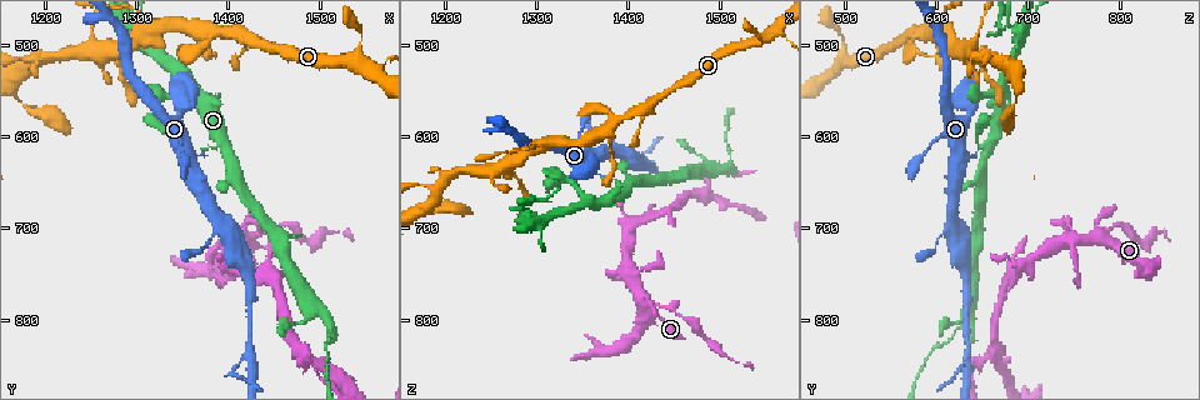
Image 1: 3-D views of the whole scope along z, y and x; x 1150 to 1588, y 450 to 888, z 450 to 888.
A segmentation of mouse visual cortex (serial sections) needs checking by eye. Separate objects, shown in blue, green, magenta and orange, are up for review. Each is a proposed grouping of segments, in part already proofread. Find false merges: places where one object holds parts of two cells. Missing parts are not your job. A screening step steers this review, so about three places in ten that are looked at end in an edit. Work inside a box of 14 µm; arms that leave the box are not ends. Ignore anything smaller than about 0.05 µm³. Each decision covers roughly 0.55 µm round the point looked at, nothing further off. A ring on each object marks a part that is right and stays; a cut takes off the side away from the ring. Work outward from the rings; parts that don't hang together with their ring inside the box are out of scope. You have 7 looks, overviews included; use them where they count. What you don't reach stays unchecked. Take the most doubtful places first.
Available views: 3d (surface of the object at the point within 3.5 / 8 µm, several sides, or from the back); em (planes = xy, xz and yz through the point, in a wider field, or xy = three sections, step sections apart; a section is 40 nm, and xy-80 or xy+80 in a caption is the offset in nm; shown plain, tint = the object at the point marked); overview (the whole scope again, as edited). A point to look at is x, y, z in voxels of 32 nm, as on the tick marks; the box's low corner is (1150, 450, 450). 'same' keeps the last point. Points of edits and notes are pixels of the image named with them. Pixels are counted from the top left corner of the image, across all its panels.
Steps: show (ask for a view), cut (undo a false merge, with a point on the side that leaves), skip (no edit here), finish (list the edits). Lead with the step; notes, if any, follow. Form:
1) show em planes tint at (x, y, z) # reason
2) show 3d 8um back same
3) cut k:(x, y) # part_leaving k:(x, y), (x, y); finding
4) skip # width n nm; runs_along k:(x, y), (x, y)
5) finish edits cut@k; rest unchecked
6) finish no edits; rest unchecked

show 3d 3.5um at (1415, 715, 785) # sudden change in width

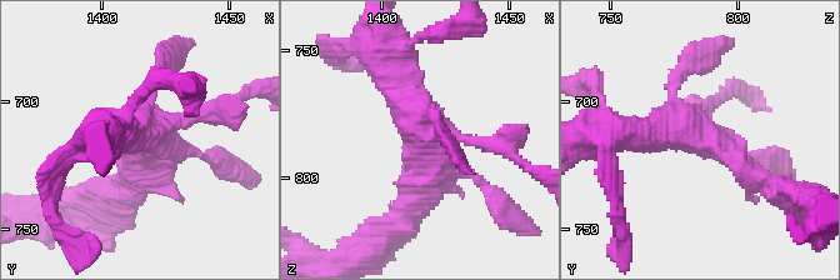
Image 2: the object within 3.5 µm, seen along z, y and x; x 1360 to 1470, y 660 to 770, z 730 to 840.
skip # runs_along 2:(469, 173), (426, 138), (380, 45); continuous, no second cell

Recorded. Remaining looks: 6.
show 3d 3.5um back at (1395, 610, 655) # abrupt turn

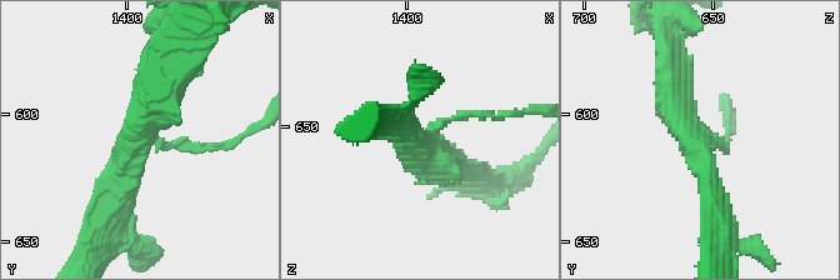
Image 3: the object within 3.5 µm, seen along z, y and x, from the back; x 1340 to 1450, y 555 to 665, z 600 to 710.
show em xy step 1 tint at (1395, 609, 659) # arms 3; arm_widths 100, 300, 400 nm

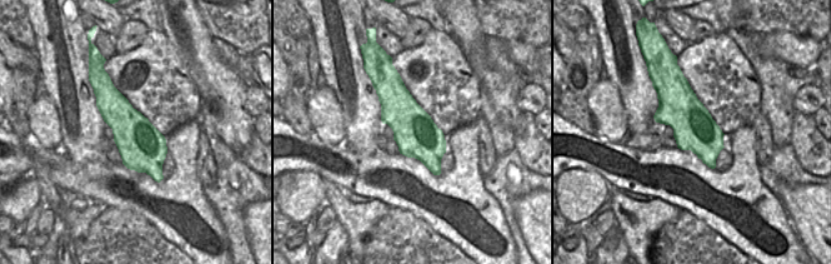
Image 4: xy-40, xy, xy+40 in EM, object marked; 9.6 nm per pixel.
skip # runs_along 3:(170, 70), (108, 208); all the same cell

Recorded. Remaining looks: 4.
show 3d 3.5um at (1510, 805, 635) # abrupt turn

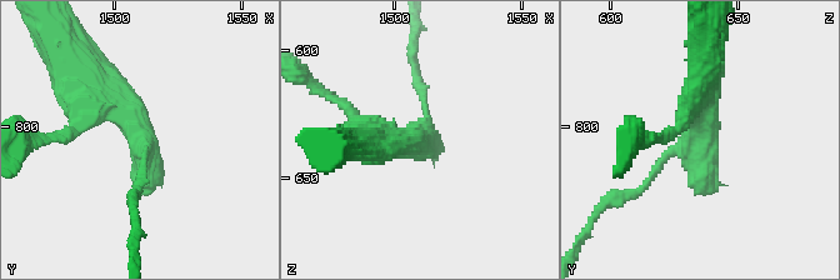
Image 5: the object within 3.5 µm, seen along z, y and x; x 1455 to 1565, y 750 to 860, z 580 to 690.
show em xy step 3 tint at (1512, 804, 638)

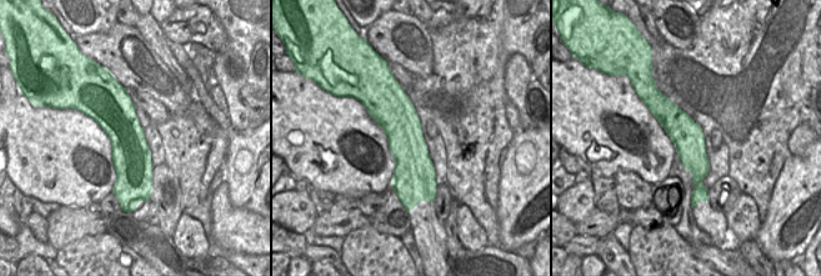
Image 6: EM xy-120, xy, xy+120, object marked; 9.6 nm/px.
skip # runs_along 5:(704, 70), (701, 143), (669, 154), (644, 185); continuous, no second cell

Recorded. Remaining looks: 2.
finish no edits; rest unchecked

